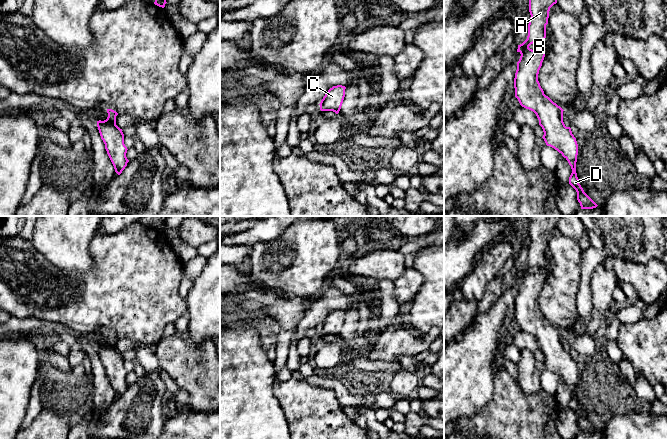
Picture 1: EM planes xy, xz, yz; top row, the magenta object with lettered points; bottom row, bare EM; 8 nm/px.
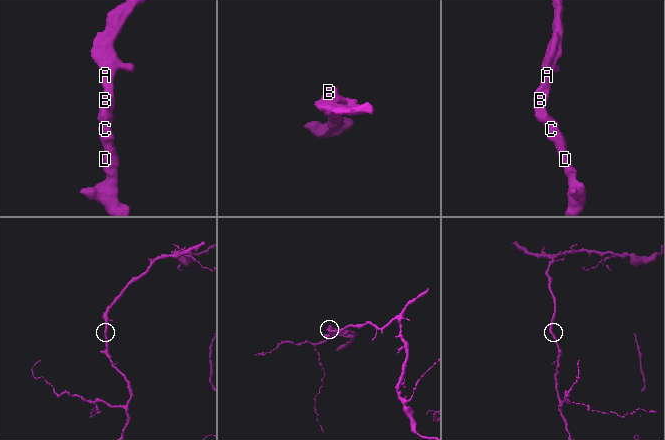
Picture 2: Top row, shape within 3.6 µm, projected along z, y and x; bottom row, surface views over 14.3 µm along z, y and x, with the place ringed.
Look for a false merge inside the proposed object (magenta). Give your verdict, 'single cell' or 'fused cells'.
single cell

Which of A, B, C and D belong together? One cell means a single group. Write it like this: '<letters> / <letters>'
A B C D

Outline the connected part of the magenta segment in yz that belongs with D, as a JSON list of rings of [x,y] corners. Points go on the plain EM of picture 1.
[[[531,216],[529,218],[530,244],[527,263],[518,269],[521,278],[514,302],[515,321],[520,329],[533,335],[542,351],[547,370],[557,374],[568,385],[572,397],[569,408],[577,416],[581,433],[598,429],[584,416],[576,397],[578,368],[571,352],[563,346],[563,333],[544,318],[538,305],[545,281],[546,249],[550,232],[557,227],[559,216]]]

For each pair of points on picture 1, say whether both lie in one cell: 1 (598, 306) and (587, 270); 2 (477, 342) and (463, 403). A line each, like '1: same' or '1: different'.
1: different
2: same

